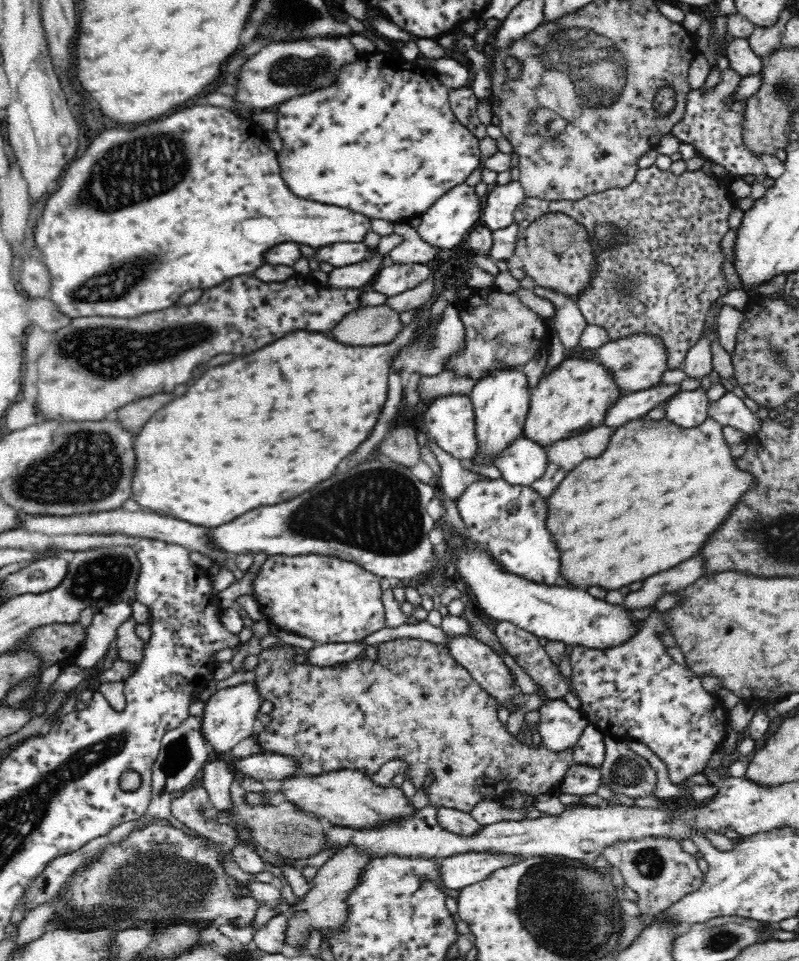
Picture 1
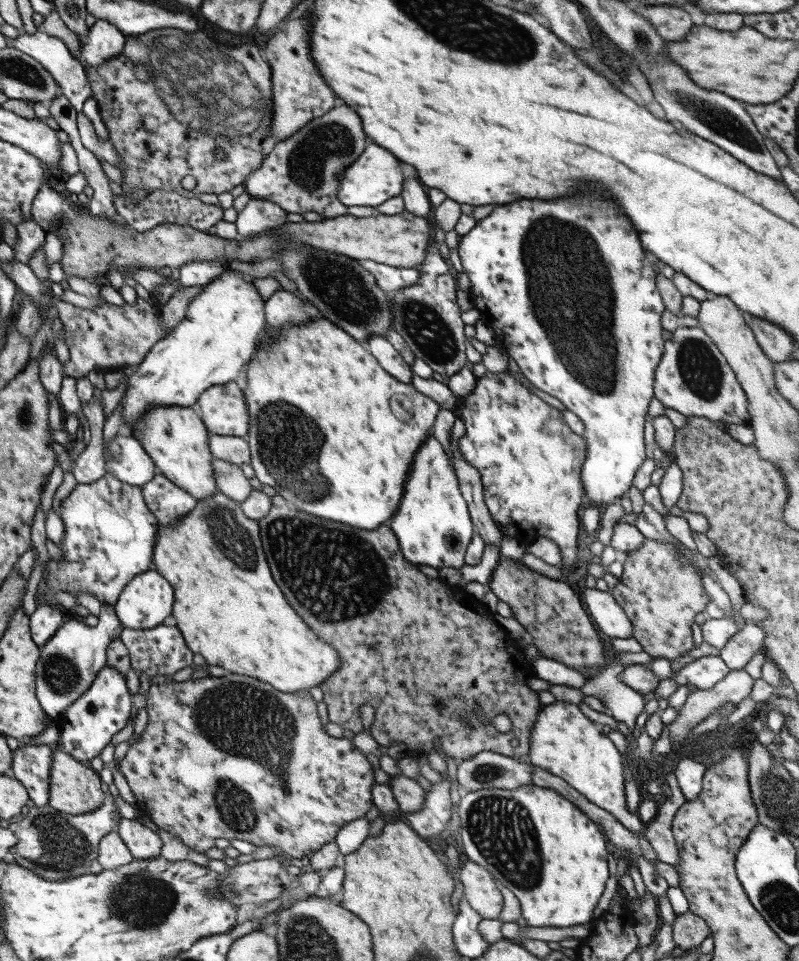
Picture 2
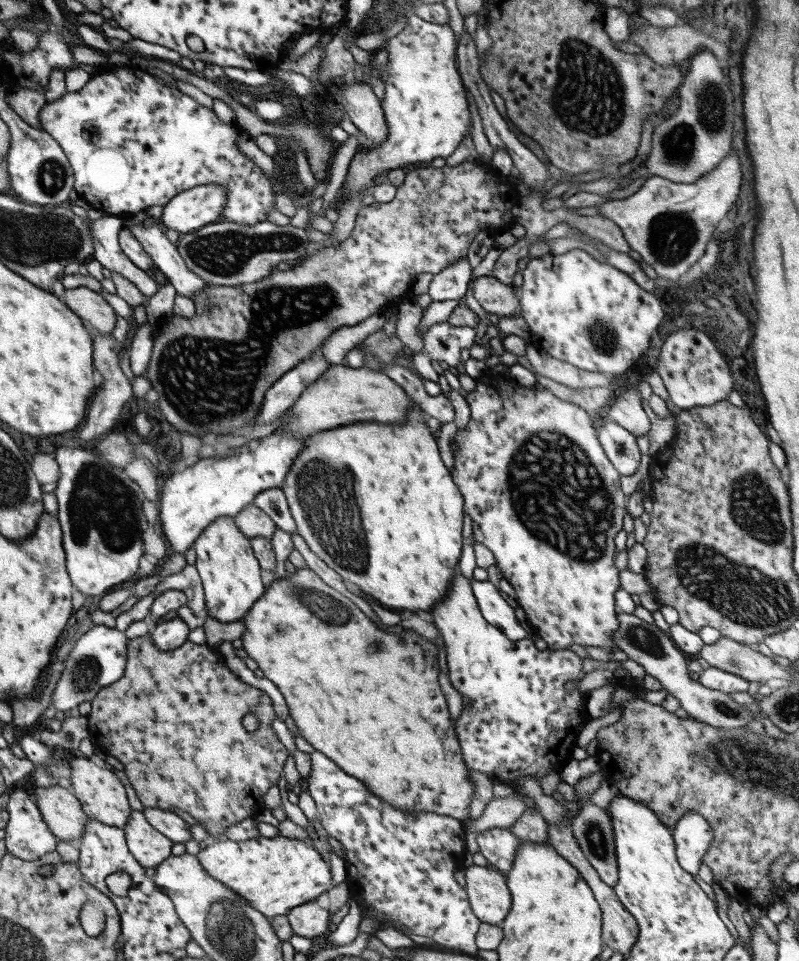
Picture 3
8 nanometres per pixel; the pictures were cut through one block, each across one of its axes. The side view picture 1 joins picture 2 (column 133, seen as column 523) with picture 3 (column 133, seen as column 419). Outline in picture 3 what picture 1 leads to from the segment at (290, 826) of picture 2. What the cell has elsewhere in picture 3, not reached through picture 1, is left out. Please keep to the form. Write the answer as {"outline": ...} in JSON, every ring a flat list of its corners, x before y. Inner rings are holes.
{"outline":[[139,636,135,640,127,642,127,666,125,666,125,674,121,676,121,680,99,688,99,692,93,696,91,700,91,712,87,714,87,738,91,740,91,744,95,744,99,750,103,750,107,756,113,756,115,760,119,760,125,766,125,776,131,784,131,790,135,792,137,800,145,806,145,808,157,808,157,810,167,810,167,806,179,808,187,814,191,814,193,818,199,820,201,826,205,826,205,830,209,830,213,836,217,836,217,840,223,838,223,830,231,824,237,824,241,820,245,820,247,816,251,818,255,812,263,810,263,796,267,794,269,788,277,786,279,782,279,774,285,768,285,760,287,760,287,750,283,748,281,740,277,740,275,730,273,730,273,722,275,722,275,710,273,704,267,696,267,692,261,692,245,682,241,682,231,670,227,670,223,656,219,654,219,650,211,648,211,646,197,646,193,642,185,642,175,650,161,650,153,644,151,636],[253,712,259,718,259,728,255,732,245,732,241,726,241,718]]}

